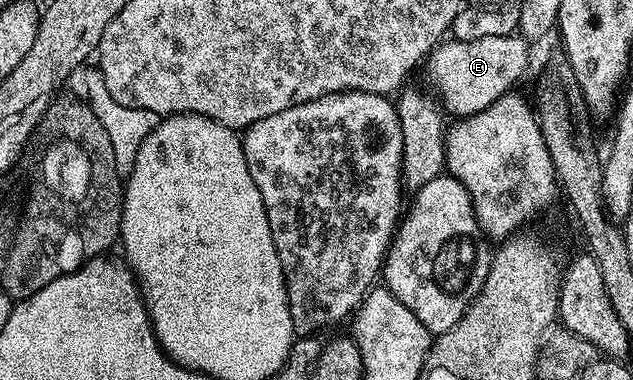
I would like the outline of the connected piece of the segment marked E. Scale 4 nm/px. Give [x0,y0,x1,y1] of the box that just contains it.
[423,34,530,118]

